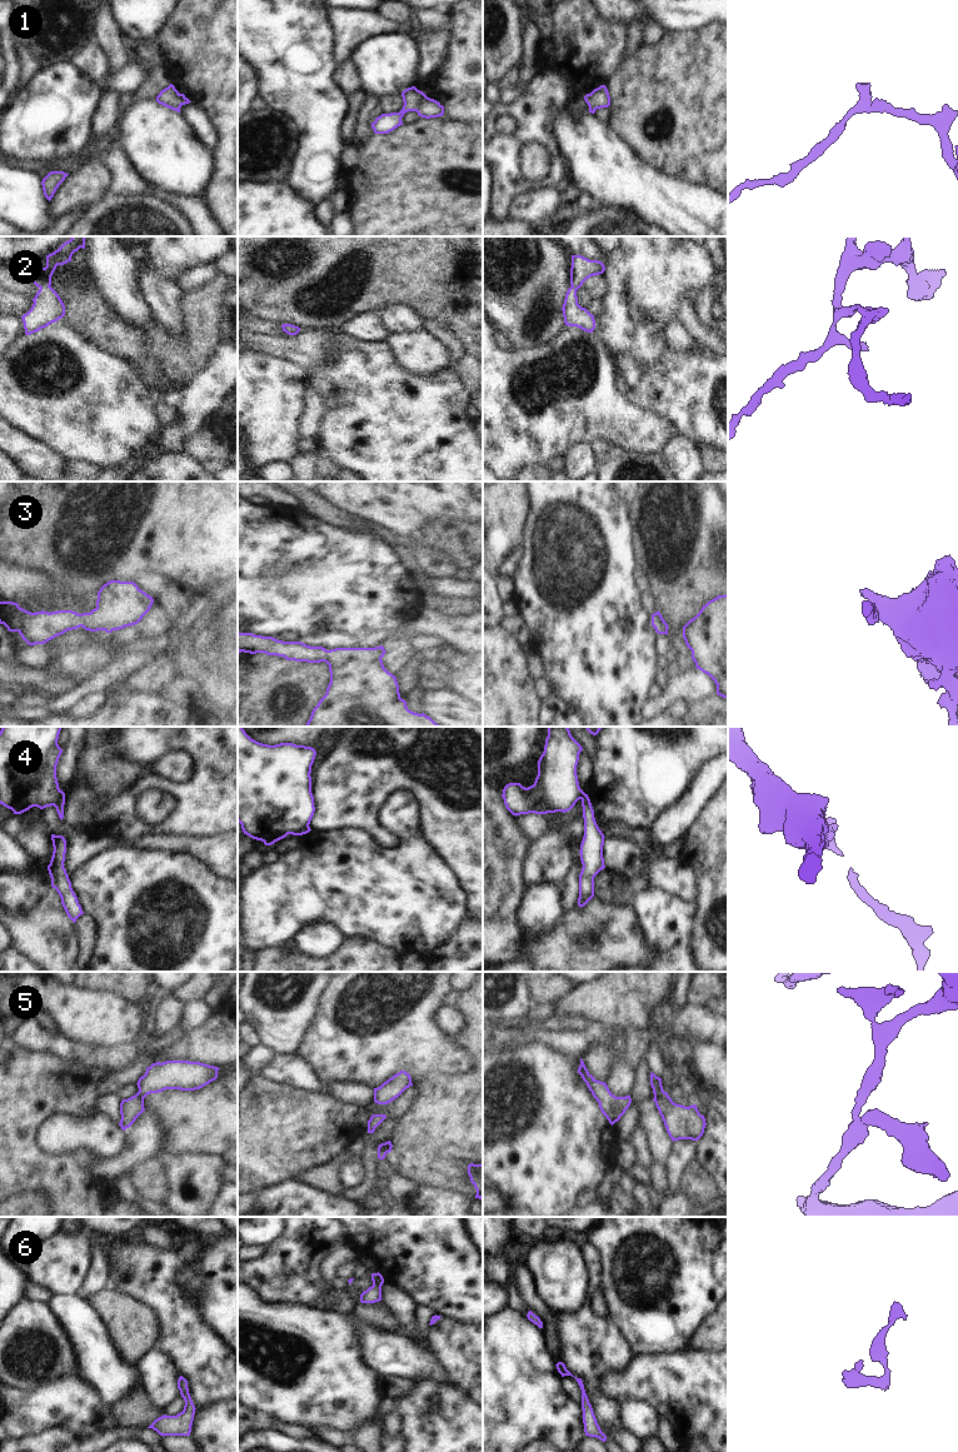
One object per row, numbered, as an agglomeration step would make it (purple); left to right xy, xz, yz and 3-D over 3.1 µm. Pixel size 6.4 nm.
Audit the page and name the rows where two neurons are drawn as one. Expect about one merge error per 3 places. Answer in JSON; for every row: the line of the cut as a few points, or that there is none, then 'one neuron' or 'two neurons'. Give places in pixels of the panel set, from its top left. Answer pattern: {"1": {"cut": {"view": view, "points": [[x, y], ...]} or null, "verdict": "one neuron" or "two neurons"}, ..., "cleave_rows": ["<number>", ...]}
{"1": {"cut": null, "verdict": "one neuron"}, "2": {"cut": null, "verdict": "one neuron"}, "3": {"cut": null, "verdict": "one neuron"}, "4": {"cut": {"view": "xy", "points": [[64, 796], [54, 806]]}, "verdict": "two neurons"}, "5": {"cut": {"view": "yz", "points": [[664, 1092], [654, 1097]]}, "verdict": "two neurons"}, "6": {"cut": null, "verdict": "one neuron"}, "cleave_rows": ["4", "5"]}

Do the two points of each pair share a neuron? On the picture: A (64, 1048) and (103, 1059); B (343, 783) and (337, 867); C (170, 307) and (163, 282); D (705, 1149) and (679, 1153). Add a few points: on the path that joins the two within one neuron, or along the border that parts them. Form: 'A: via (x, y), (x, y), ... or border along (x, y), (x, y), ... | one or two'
A: via (74, 1051), (93, 1054) | one
B: border along (312, 828), (342, 829), (358, 827), (368, 836) | two
C: via (165, 300), (163, 288) | one
D: border along (698, 1141), (695, 1158) | two

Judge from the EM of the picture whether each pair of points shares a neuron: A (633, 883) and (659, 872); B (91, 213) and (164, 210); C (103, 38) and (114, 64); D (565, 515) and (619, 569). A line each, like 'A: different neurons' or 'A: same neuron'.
A: different neurons
B: same neuron
C: same neuron
D: same neuron

